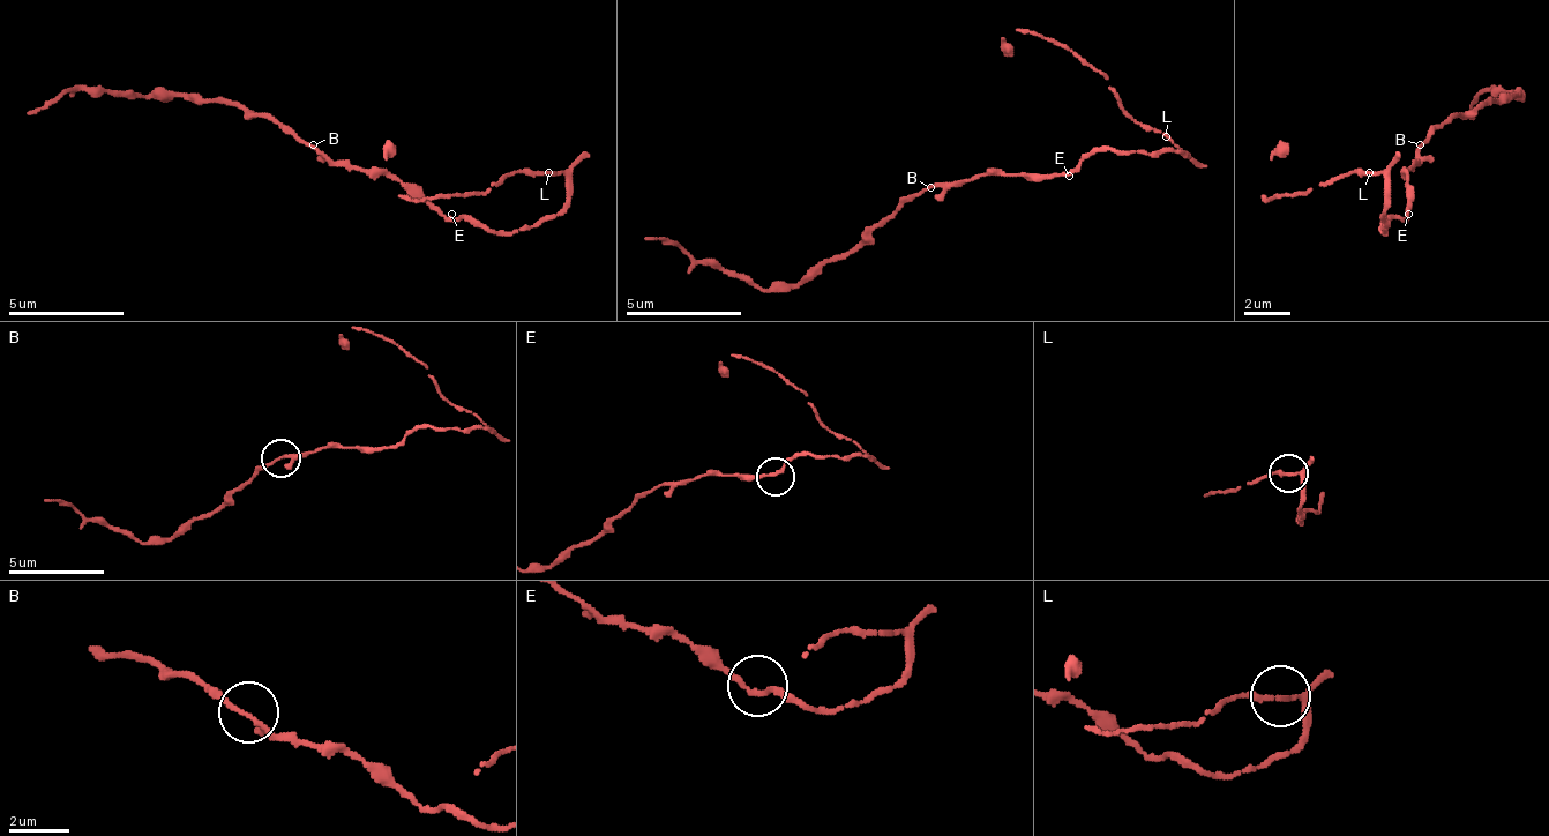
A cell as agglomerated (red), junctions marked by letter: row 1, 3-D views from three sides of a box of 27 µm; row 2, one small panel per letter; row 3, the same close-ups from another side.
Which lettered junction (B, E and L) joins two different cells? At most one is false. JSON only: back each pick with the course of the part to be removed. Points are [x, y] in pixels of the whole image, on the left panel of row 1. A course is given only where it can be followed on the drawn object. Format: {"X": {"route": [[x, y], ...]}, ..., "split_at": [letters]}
{"split_at": []}

